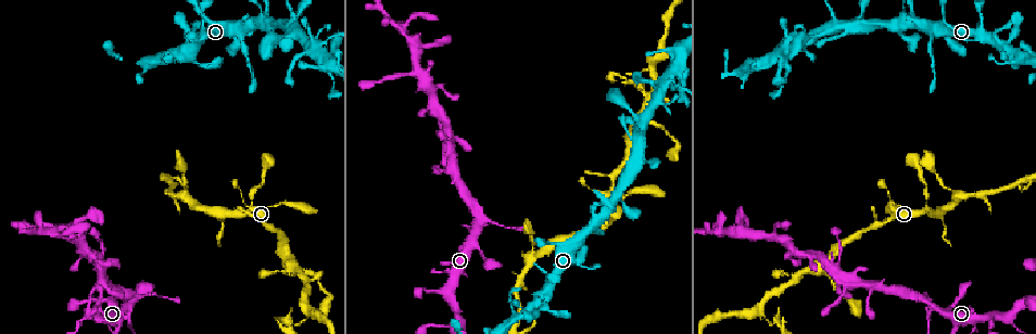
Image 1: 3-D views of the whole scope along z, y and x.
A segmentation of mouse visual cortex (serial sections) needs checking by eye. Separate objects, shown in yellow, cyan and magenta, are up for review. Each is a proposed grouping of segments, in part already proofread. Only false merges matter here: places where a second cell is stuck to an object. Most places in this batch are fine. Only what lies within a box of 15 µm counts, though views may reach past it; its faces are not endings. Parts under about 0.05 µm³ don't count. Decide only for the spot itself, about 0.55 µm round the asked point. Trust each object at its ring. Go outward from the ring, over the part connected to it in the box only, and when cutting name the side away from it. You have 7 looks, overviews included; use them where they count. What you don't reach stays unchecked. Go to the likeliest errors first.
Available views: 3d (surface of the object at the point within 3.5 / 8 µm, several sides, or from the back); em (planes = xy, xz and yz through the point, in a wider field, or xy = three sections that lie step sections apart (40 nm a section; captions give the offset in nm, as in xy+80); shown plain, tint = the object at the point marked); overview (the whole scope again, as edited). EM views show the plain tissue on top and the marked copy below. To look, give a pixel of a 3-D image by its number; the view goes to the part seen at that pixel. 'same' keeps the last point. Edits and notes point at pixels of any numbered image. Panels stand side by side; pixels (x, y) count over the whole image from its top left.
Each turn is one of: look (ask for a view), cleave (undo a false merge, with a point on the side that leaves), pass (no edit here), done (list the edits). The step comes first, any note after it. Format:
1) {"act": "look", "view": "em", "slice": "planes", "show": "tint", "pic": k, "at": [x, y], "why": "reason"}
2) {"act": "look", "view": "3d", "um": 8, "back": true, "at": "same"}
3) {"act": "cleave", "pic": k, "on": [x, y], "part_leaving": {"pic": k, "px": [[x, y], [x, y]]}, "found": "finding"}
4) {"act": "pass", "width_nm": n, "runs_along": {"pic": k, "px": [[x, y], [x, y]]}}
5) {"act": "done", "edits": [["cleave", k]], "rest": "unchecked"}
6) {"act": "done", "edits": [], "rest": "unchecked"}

{"act": "look", "view": "3d", "um": 8, "back": true, "pic": 1, "at": [796, 277], "why": "two arms in line, one across"}

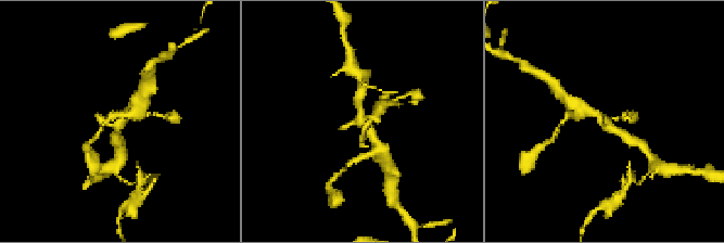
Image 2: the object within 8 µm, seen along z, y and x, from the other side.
{"act": "look", "view": "em", "slice": "xy", "step": 3, "show": "tint", "pic": 2, "at": [606, 121]}

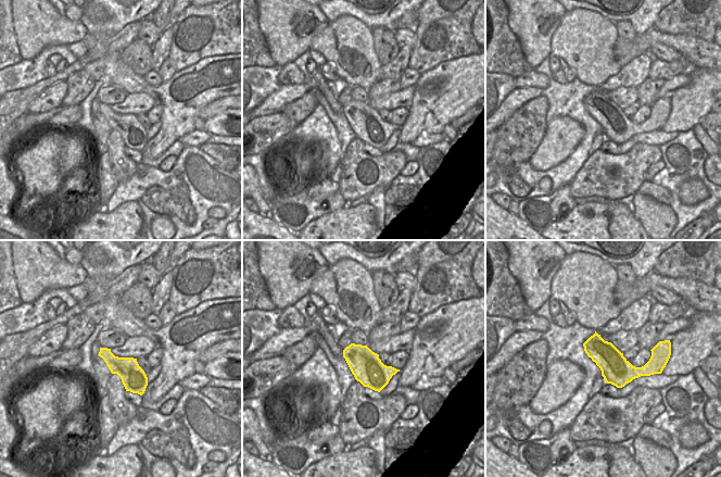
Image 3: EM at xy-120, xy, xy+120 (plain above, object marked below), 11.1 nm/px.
{"act": "pass", "found": "all the same cell"}

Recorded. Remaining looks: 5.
{"act": "look", "view": "3d", "um": 3.5, "pic": 1, "at": [929, 319], "why": "thick turns thin"}

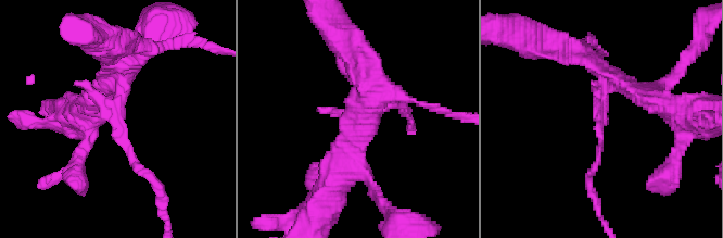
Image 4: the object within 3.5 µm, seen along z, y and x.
{"act": "look", "view": "em", "slice": "xy", "step": 2, "show": "tint", "pic": 4, "at": [115, 119], "why": "need the tissue"}

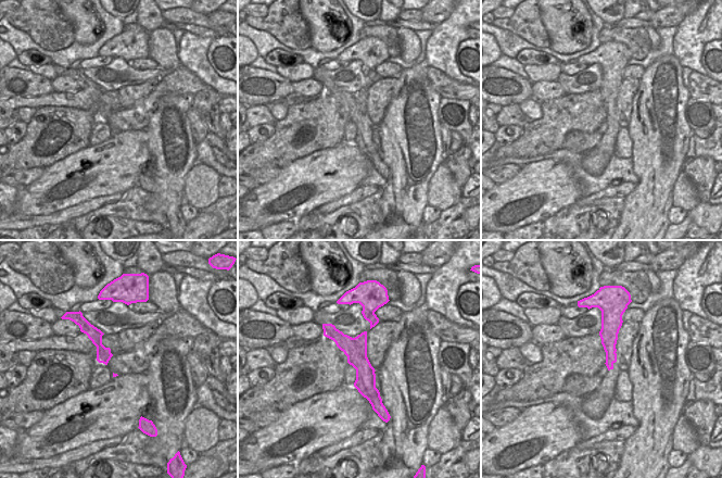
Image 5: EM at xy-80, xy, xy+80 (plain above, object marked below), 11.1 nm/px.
{"act": "cleave", "pic": 4, "on": [322, 110], "found": "a second cell is stuck on"}

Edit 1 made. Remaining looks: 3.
{"act": "look", "view": "3d", "um": 3.5, "pic": 1, "at": [771, 324], "why": "a narrow waist"}

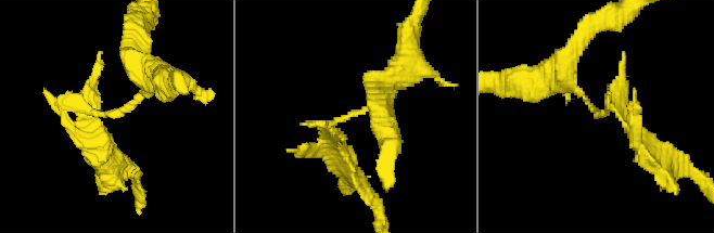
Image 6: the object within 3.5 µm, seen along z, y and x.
{"act": "look", "view": "em", "slice": "xy", "step": 3, "show": "tint", "pic": 6, "at": [342, 116], "why": "shape alone is not enough"}

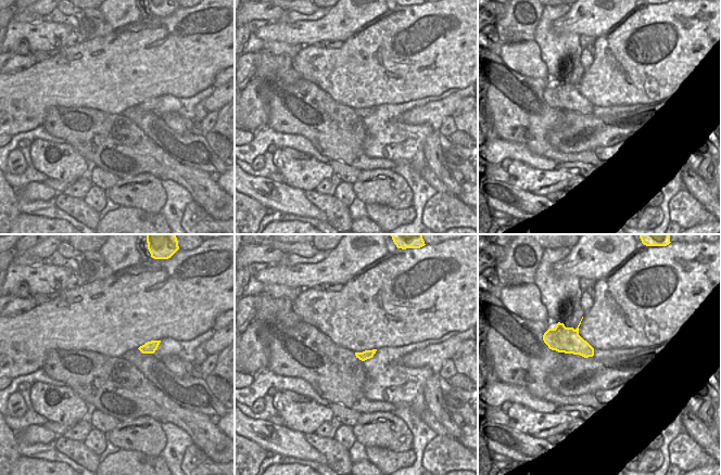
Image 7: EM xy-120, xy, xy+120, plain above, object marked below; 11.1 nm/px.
{"act": "cleave", "pic": 6, "on": [101, 138], "part_leaving": {"pic": 6, "px": [[98, 112], [118, 155]]}, "found": "a second cell is stuck on"}

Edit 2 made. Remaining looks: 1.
{"act": "done", "edits": [["cleave", 4], ["cleave", 6]], "rest": "unchecked"}

